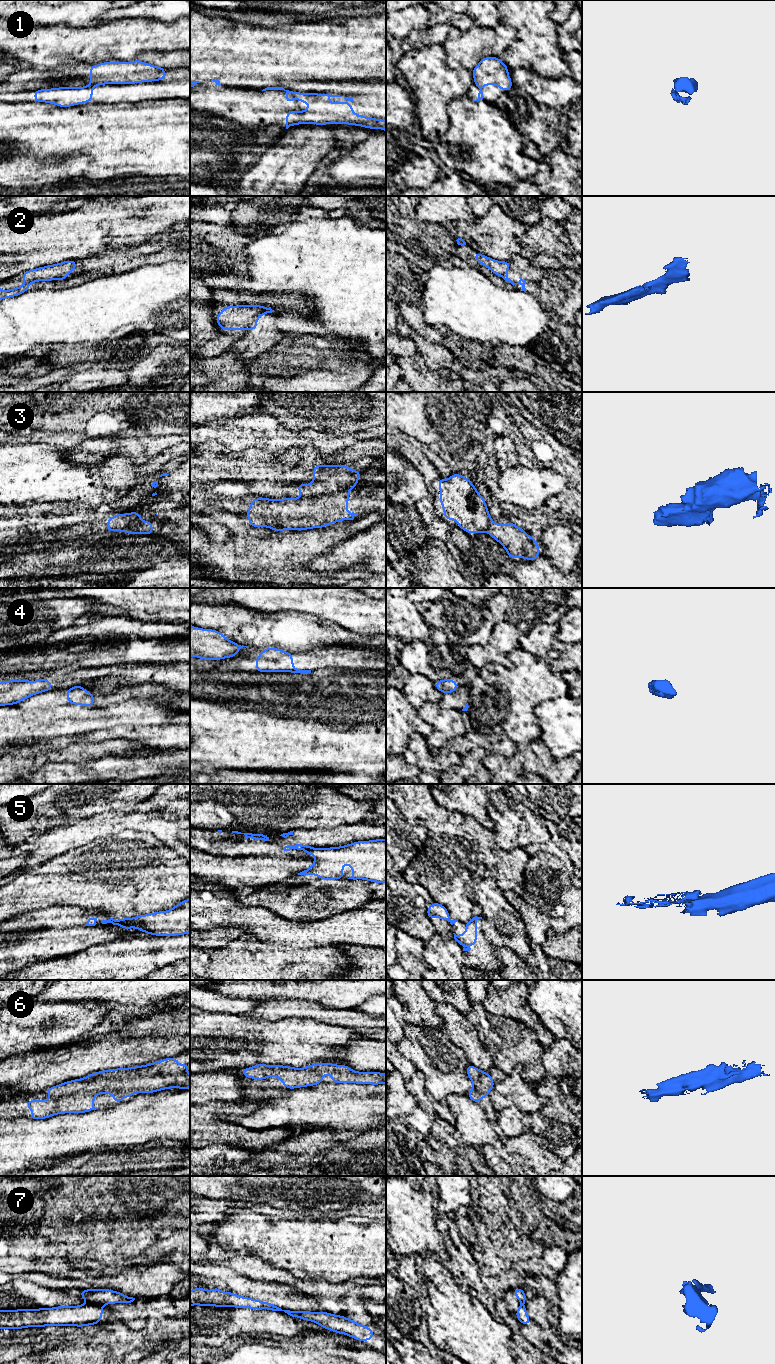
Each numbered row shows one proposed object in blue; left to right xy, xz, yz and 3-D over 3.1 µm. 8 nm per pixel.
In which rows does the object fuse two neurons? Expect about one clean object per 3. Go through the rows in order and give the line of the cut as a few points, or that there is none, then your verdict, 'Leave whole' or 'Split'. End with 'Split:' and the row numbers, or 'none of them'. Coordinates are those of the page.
1: Split along xy (90, 85), (94, 86). Split
2: No split. Leave whole
3: Split along xz (348, 489), (333, 494), (303, 497). Split
4: Split along xz (240, 645), (236, 653). Split
5: Split along xz (312, 848), (305, 850). Split
6: No split. Leave whole
7: Split along xy (92, 1303), (99, 1306). Split
Split: 1, 3, 4, 5, 7

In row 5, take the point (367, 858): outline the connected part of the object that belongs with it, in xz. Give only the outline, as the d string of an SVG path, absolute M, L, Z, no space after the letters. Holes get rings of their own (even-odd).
M386 839L357 841L341 847L312 848L305 850L306 855L315 854L314 864L298 875L318 875L319 880L344 879L343 865L348 863L352 869L352 876L348 879L364 879L370 882L386 883Z

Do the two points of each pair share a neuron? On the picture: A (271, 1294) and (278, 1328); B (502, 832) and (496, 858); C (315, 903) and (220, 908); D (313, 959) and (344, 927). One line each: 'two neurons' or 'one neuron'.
A: two neurons
B: two neurons
C: two neurons
D: two neurons

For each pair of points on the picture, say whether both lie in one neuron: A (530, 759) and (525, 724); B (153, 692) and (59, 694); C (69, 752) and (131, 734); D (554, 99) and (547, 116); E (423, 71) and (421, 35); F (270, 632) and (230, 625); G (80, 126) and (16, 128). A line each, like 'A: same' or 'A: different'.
A: different
B: same
C: different
D: different
E: different
F: same
G: same

